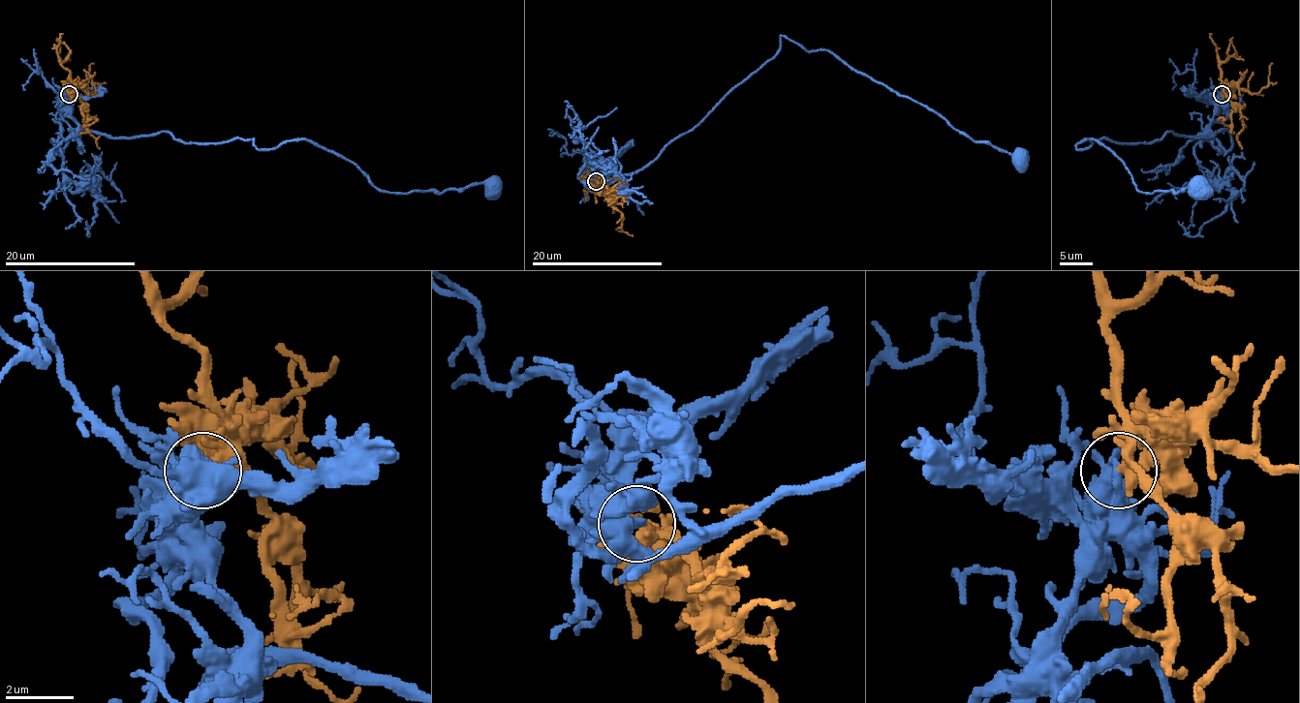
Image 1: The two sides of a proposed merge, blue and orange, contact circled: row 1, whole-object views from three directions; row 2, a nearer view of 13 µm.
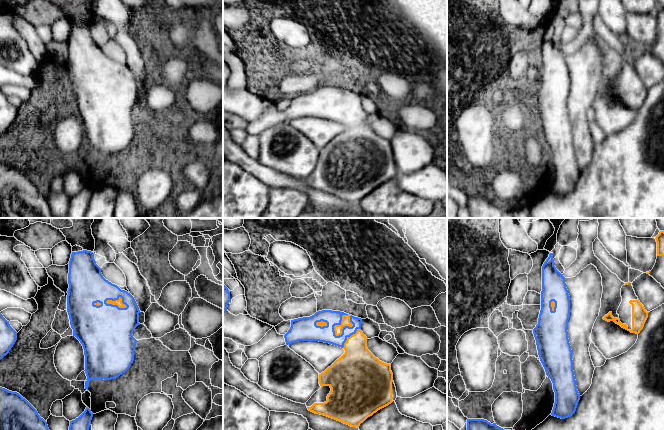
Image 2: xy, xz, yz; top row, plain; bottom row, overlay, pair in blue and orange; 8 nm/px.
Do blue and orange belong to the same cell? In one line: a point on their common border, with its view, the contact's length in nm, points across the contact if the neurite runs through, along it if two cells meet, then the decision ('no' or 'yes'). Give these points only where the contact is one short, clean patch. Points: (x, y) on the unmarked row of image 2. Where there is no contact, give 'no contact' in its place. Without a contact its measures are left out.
meets blue in xz at (347, 102); contact 220 nm long; runs through xz (326, 110), (338, 111), (347, 102), (345, 97); yes

